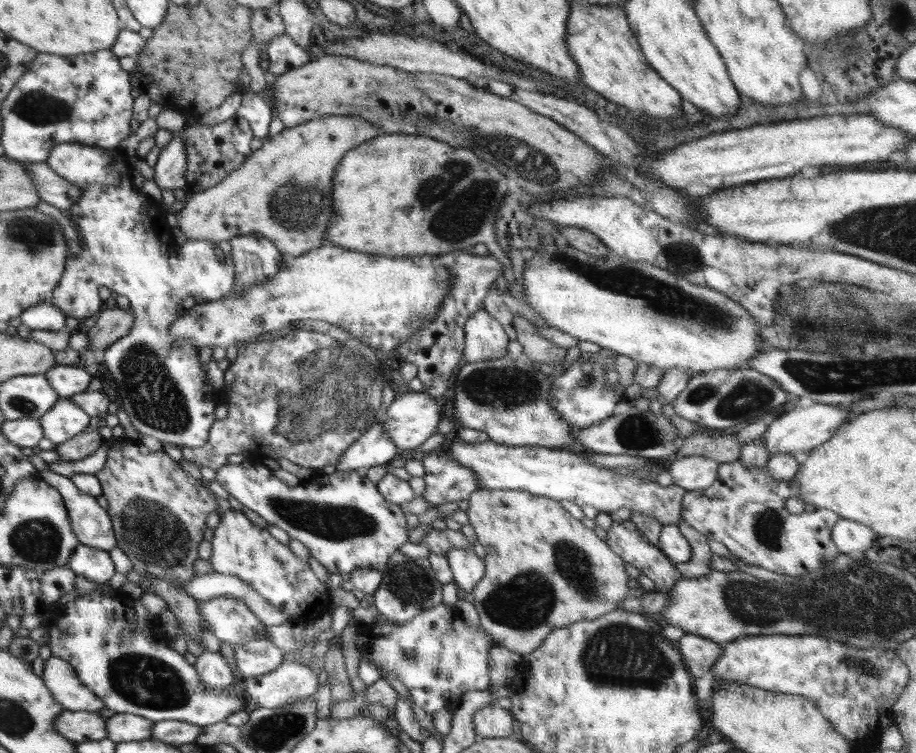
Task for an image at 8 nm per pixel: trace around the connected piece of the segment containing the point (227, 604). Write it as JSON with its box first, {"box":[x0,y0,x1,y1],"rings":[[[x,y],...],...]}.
{"box":[199,596,266,643],"rings":[[[215,596],[200,601],[199,614],[208,622],[209,631],[223,643],[245,643],[266,638],[265,624],[241,600]]]}

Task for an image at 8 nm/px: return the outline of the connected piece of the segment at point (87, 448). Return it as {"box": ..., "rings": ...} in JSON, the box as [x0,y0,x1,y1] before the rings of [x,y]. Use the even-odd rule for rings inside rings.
{"box":[55,428,104,462],"rings":[[[99,428],[85,429],[84,432],[72,438],[70,441],[57,444],[55,449],[60,459],[66,462],[76,462],[93,454],[104,442]]]}

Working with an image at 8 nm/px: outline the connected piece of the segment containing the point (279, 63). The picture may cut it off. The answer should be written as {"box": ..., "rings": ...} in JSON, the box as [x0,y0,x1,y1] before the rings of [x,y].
{"box":[265,33,310,76],"rings":[[[285,33],[268,43],[265,57],[270,61],[268,76],[284,74],[308,62],[310,55]]]}

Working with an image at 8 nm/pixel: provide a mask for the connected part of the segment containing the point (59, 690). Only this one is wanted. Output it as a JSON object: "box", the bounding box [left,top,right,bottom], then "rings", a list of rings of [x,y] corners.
{"box":[42,657,105,712],"rings":[[[50,657],[45,660],[42,678],[64,710],[98,712],[105,708],[104,699],[81,681],[75,667],[65,659]]]}

